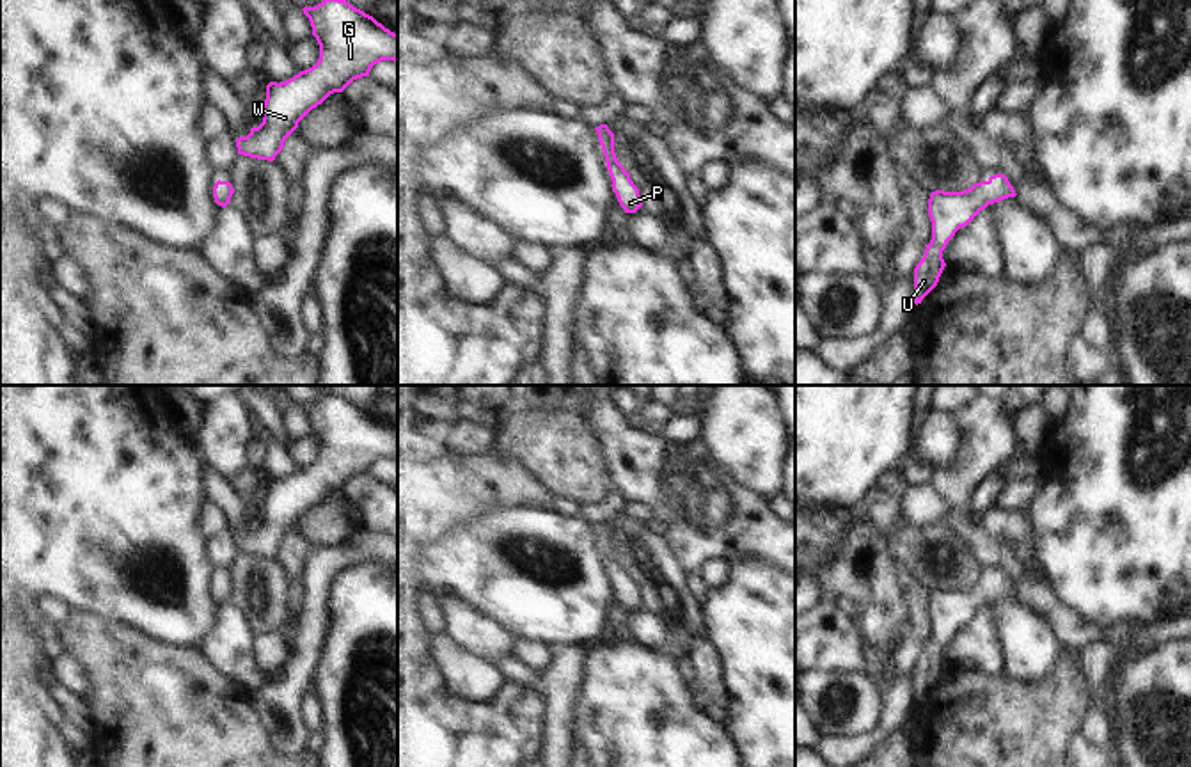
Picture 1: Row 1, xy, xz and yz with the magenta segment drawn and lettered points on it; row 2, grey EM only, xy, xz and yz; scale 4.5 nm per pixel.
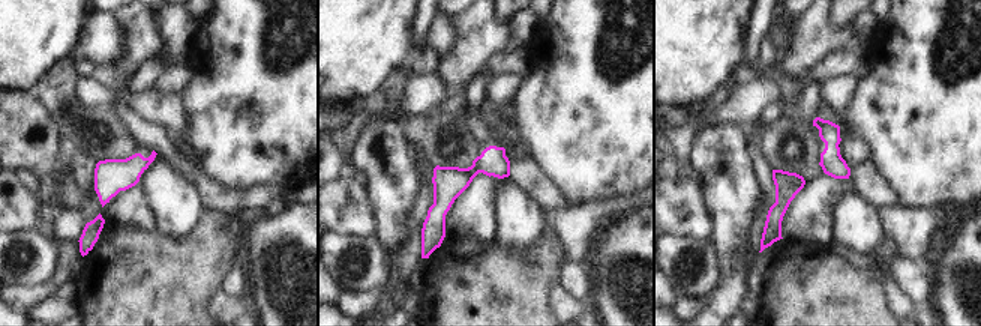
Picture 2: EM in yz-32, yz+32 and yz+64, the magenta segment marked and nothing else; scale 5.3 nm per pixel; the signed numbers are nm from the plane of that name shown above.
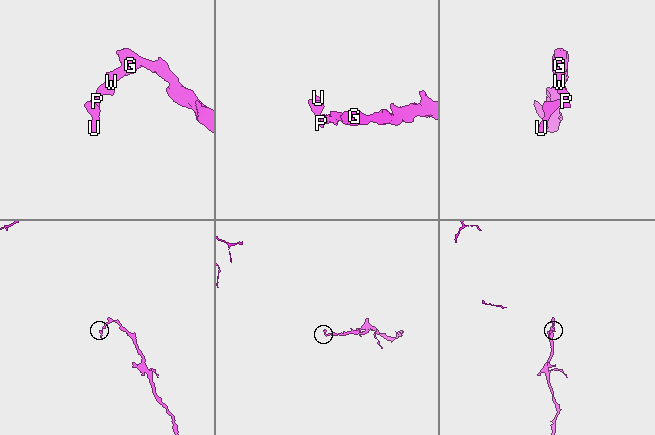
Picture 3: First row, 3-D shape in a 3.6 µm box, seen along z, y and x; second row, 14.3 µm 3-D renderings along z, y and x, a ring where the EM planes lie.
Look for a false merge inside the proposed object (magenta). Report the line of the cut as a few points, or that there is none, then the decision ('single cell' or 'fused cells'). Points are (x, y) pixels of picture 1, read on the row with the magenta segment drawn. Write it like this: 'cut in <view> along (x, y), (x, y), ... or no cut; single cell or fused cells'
no cut; single cell

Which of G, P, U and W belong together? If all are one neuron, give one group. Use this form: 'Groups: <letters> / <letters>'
Groups: G P U W

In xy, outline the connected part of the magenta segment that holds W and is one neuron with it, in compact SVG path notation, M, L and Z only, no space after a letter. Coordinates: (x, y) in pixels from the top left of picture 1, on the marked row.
M346 0L304 7L319 44L318 62L286 82L270 82L263 123L236 138L238 154L273 162L298 123L330 94L369 76L382 60L398 62L398 34Z

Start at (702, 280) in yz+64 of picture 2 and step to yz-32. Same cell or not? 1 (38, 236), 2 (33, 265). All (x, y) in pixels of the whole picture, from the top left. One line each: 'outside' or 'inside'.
1: inside
2: inside

